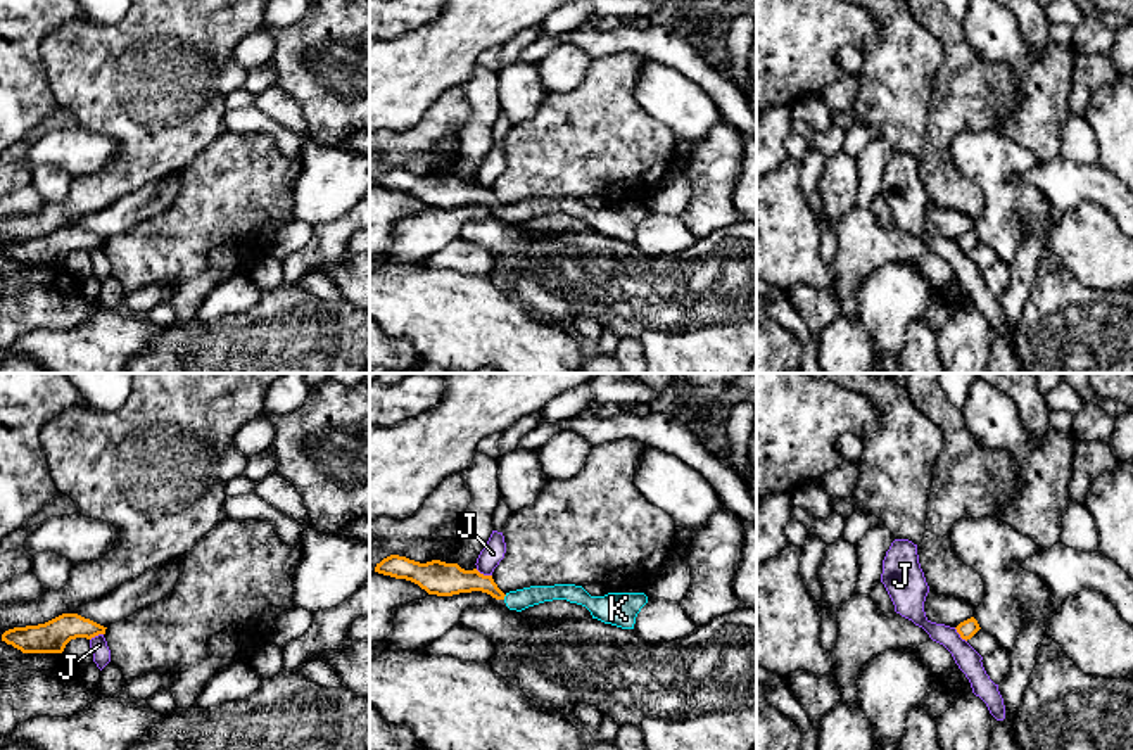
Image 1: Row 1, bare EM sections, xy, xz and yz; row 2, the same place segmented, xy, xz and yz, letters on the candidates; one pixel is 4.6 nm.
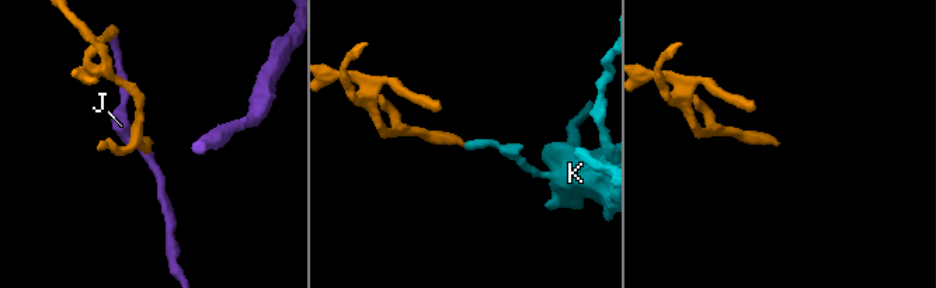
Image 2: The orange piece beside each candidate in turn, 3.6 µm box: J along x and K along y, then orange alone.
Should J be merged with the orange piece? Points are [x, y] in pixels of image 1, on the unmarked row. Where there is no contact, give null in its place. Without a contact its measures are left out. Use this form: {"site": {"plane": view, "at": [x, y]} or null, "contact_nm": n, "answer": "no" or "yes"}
{"site": {"plane": "xz", "at": [482, 187]}, "contact_nm": 90, "answer": "no"}

